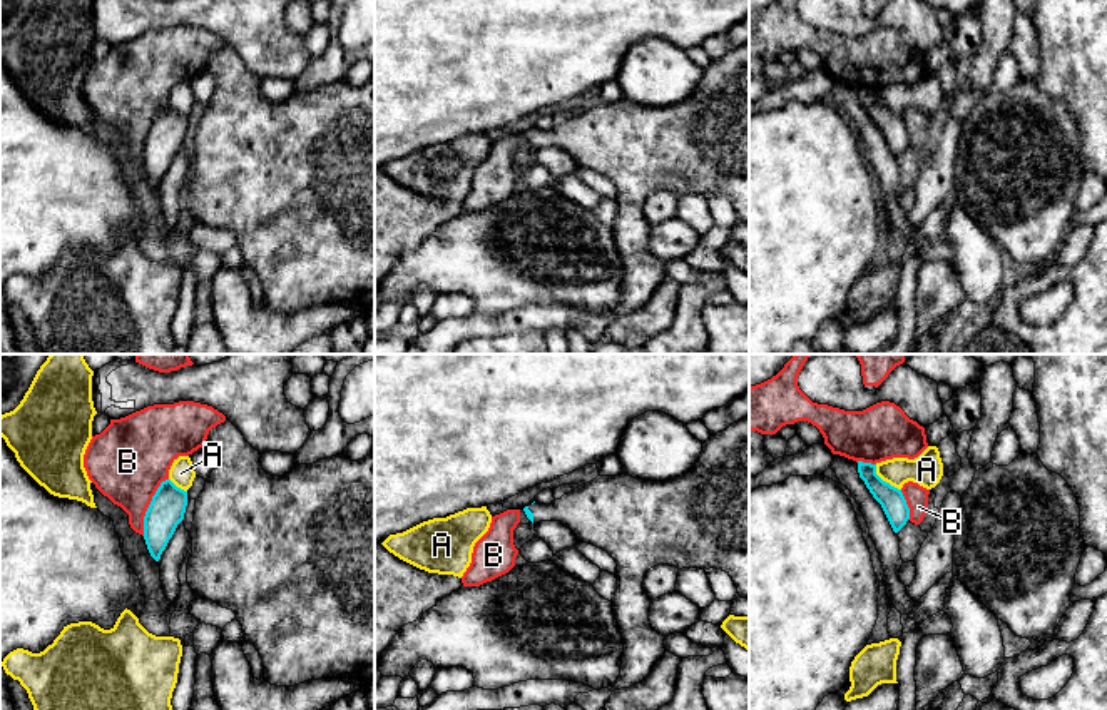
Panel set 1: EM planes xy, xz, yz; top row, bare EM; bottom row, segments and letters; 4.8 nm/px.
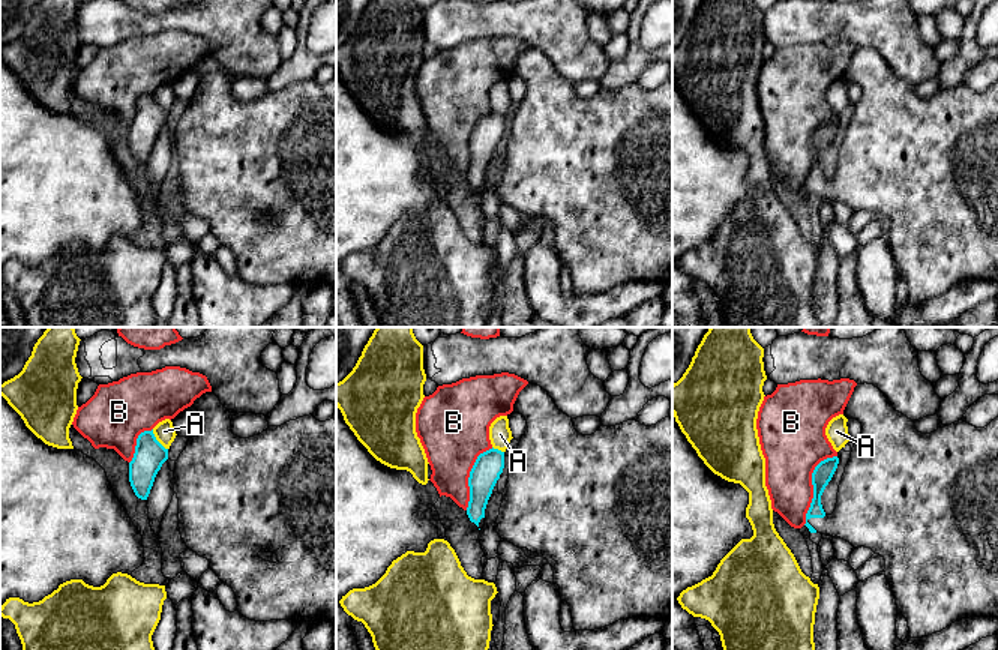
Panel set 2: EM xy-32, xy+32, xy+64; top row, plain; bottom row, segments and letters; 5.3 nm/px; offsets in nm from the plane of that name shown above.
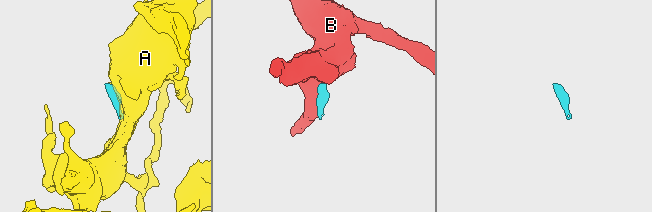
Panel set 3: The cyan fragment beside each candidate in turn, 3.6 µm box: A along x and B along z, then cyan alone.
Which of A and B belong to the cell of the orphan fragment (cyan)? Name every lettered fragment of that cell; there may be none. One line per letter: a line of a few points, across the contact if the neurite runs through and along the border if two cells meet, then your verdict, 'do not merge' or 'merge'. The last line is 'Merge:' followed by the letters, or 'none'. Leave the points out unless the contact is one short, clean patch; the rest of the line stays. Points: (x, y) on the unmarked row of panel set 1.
A: yz (875, 91), (875, 97), (900, 116) | do not merge
B: do not merge
Merge: none

